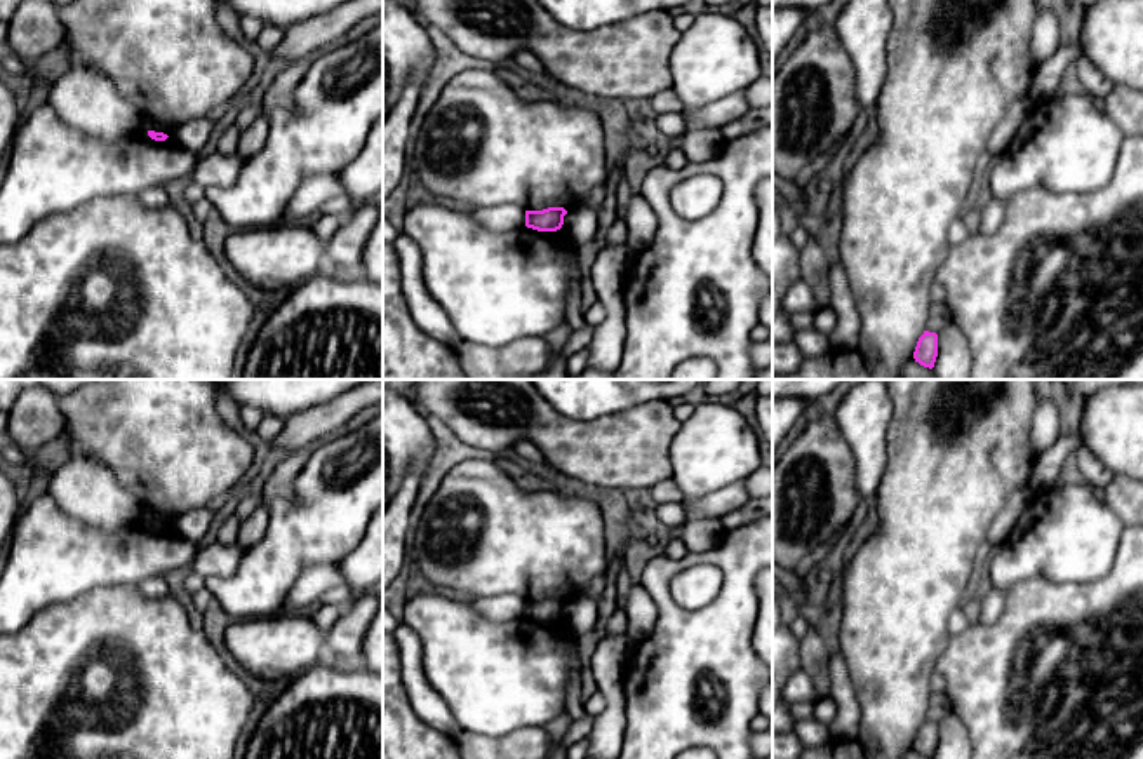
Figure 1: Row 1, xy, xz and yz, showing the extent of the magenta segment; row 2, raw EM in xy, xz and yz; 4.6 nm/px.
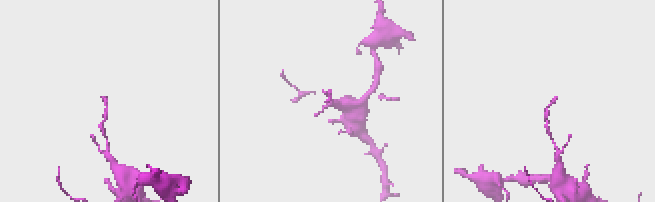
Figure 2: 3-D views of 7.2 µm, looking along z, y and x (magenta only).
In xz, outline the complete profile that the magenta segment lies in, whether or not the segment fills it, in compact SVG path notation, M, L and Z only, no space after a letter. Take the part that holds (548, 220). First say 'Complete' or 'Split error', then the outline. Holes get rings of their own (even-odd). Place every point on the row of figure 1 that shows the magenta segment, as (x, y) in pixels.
Complete. M548 207L543 211L525 211L525 226L538 232L557 232L564 225L564 207Z

